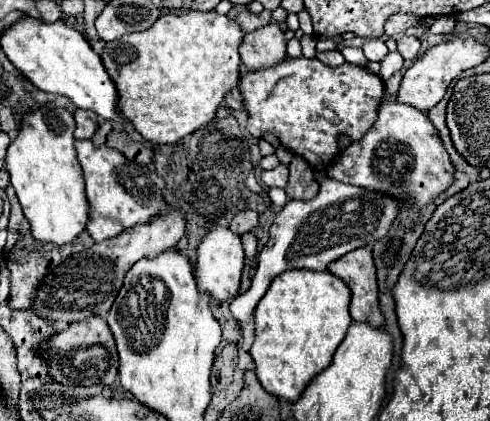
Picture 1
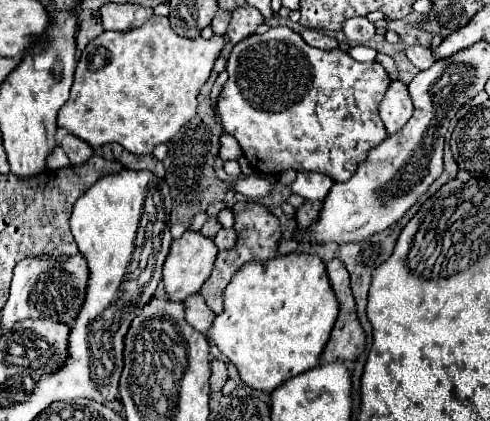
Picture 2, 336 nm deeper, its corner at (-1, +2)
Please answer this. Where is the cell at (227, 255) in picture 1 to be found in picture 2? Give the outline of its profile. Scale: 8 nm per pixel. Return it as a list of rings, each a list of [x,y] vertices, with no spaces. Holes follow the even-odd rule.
[[[186,231],[180,239],[174,239],[170,245],[168,259],[162,267],[162,281],[164,281],[164,289],[166,289],[168,299],[170,301],[184,301],[188,295],[198,293],[202,283],[210,277],[210,273],[214,269],[216,255],[218,255],[218,249],[216,249],[214,241],[204,237],[202,233]]]

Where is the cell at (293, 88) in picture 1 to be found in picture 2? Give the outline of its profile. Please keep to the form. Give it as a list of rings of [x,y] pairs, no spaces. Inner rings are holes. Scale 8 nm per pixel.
[[[272,27],[262,35],[250,35],[236,43],[228,65],[228,81],[216,103],[216,115],[226,133],[242,147],[242,153],[256,173],[280,175],[286,169],[314,171],[342,183],[354,175],[354,169],[368,151],[386,139],[386,129],[378,117],[378,105],[390,87],[390,77],[378,61],[358,63],[342,49],[314,49],[290,27]]]

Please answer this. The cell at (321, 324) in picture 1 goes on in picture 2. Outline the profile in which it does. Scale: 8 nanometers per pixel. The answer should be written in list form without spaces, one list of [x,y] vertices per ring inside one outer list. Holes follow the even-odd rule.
[[[296,251],[288,255],[276,255],[266,263],[250,261],[246,267],[242,267],[242,271],[238,269],[224,291],[224,311],[214,317],[206,337],[236,365],[240,379],[248,387],[270,393],[284,381],[312,369],[318,363],[336,315],[338,303],[330,291],[330,281],[322,259],[318,255]]]

